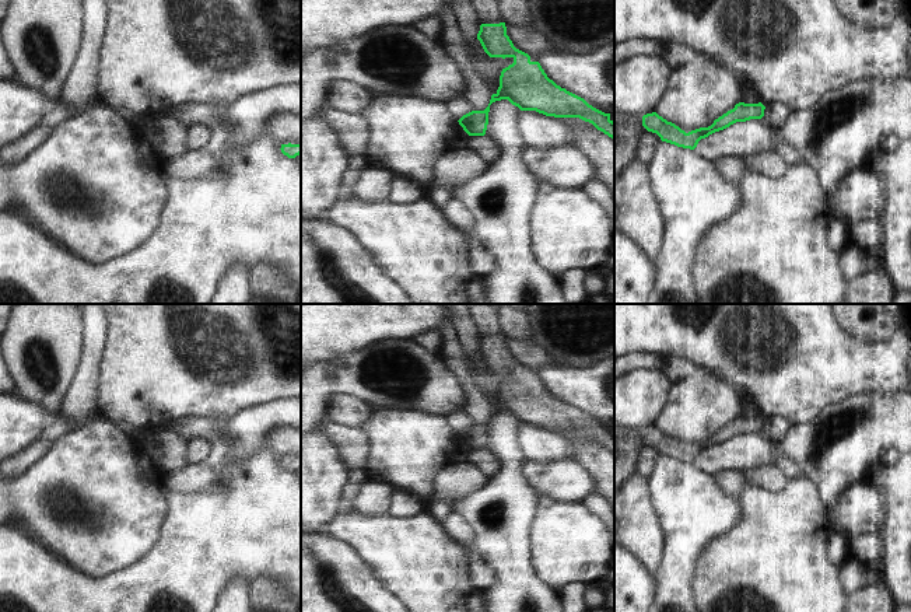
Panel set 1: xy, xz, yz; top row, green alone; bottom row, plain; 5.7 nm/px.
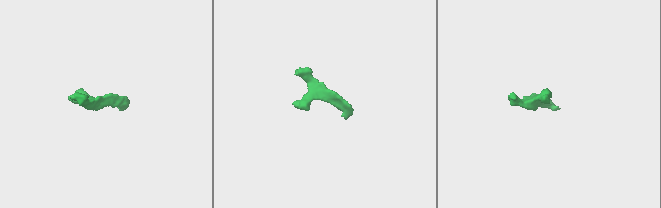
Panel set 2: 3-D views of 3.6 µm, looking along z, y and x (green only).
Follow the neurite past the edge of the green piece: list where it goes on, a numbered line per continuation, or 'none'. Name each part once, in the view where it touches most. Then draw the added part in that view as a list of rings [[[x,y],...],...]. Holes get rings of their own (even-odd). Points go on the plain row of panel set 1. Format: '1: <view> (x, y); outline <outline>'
1: xz (484, 320); outline [[[466,304],[473,326],[480,338],[500,338],[502,331],[498,326],[495,304]]]

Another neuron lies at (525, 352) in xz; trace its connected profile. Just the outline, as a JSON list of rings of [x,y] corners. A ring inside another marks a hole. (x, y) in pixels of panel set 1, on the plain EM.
[[[507,339],[507,349],[512,354],[514,360],[530,371],[539,371],[543,368],[565,368],[542,347],[532,340]]]

